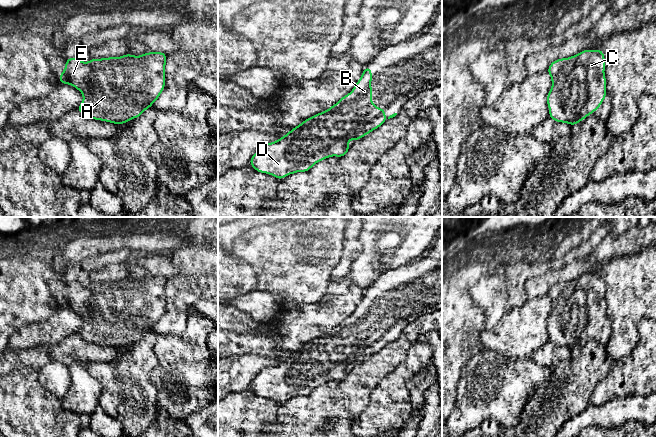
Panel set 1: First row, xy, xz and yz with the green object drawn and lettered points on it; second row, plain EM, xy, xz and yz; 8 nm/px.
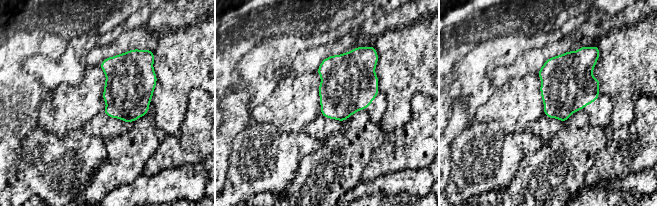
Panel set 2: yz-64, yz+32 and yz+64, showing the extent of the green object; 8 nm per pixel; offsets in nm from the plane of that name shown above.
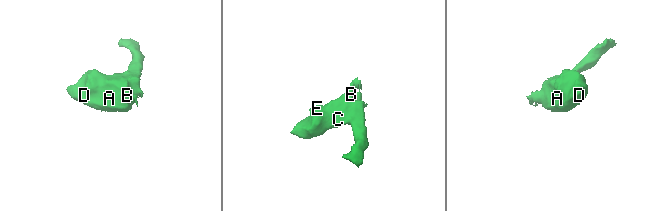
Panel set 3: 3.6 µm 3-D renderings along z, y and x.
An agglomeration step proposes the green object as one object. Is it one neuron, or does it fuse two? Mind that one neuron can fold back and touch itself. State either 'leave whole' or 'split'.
leave whole

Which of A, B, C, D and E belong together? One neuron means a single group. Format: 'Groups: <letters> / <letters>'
Groups: A B C D E

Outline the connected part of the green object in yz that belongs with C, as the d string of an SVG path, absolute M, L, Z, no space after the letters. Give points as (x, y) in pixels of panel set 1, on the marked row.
M586 49L569 58L552 61L547 72L552 80L547 95L549 117L556 122L574 126L595 112L607 95L604 70L605 56L601 49Z

